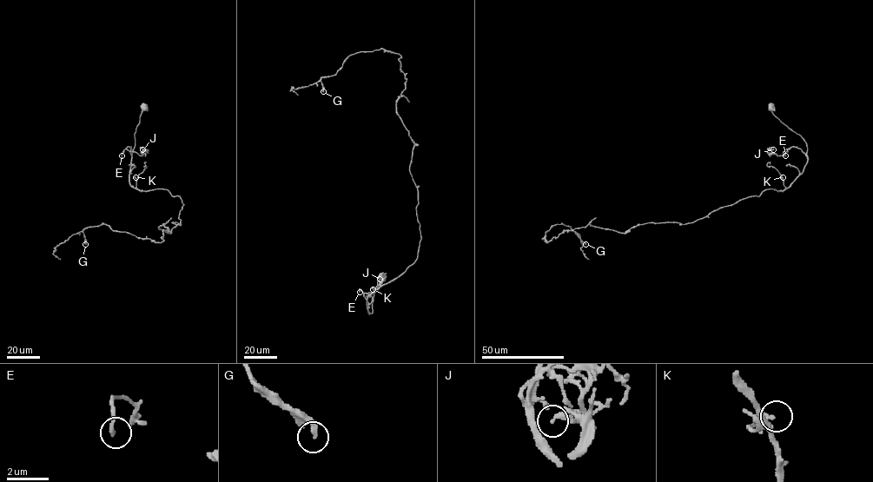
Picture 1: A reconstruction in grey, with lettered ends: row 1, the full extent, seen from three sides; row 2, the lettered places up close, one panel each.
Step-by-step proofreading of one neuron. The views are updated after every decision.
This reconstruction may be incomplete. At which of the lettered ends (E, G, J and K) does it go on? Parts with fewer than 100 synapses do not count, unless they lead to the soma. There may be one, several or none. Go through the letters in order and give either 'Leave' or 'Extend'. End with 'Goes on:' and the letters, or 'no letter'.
E: Leave
G: Leave
J: Leave
K: Leave
Goes on: no letter

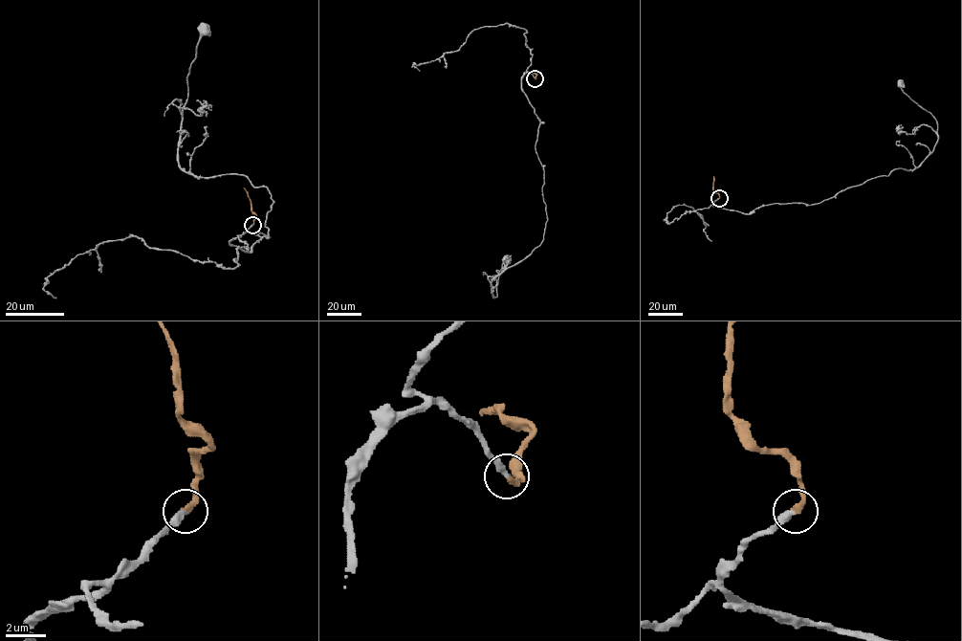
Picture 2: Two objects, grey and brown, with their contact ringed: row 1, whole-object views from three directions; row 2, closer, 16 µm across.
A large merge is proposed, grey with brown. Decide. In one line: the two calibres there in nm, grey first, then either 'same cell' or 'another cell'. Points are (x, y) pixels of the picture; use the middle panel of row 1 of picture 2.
calibres 340 and 280 nm; same cell

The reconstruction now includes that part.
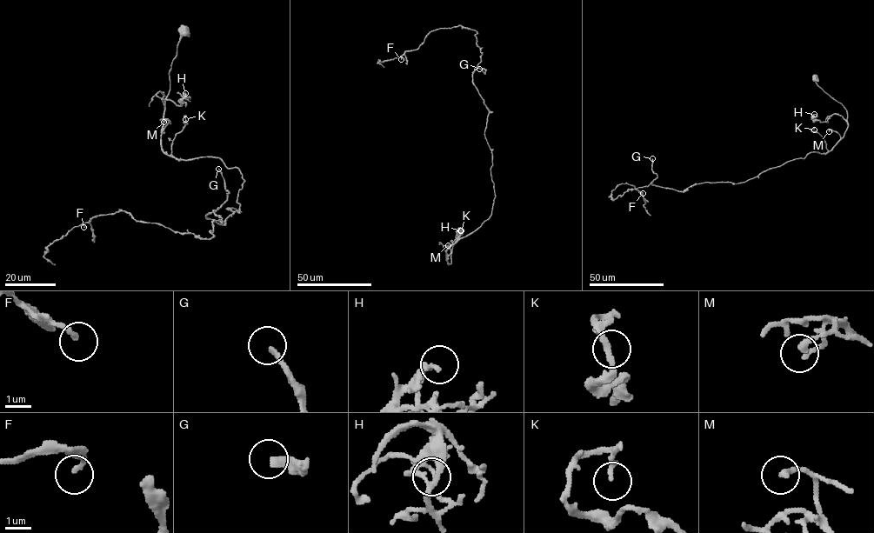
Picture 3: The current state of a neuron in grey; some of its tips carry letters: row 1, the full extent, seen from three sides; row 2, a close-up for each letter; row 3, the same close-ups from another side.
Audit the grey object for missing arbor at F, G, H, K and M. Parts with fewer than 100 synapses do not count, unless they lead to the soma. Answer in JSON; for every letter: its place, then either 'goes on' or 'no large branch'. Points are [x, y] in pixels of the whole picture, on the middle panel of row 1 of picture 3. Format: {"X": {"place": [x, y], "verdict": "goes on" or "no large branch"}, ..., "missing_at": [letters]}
{"F": {"place": [401, 59], "verdict": "no large branch"}, "G": {"place": [479, 69], "verdict": "goes on"}, "H": {"place": [460, 230], "verdict": "no large branch"}, "K": {"place": [461, 230], "verdict": "no large branch"}, "M": {"place": [448, 245], "verdict": "no large branch"}, "missing_at": ["G"]}

